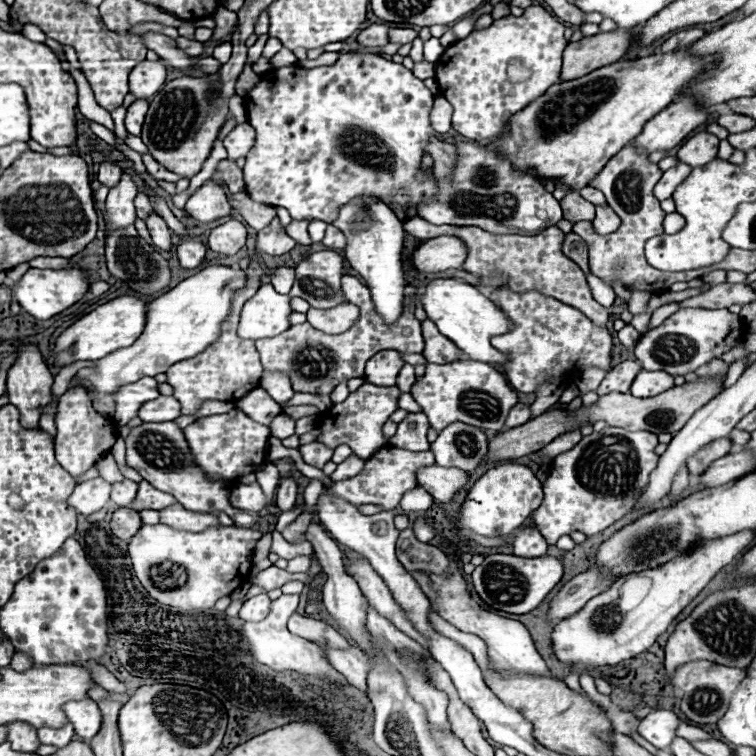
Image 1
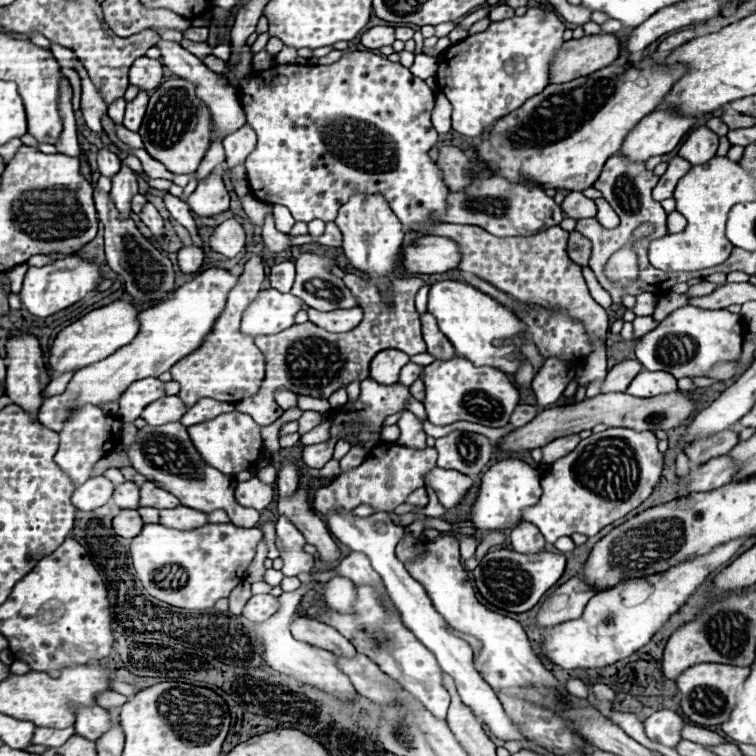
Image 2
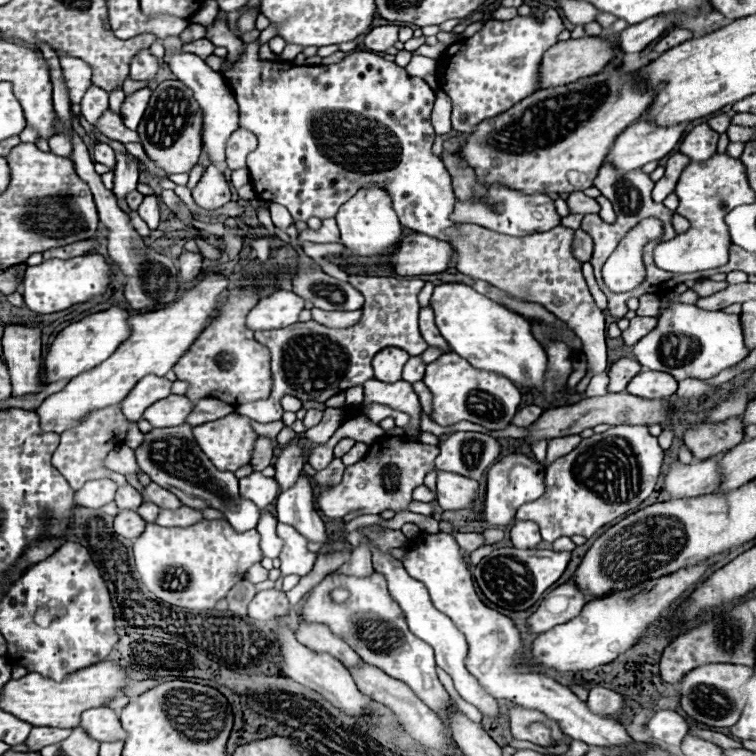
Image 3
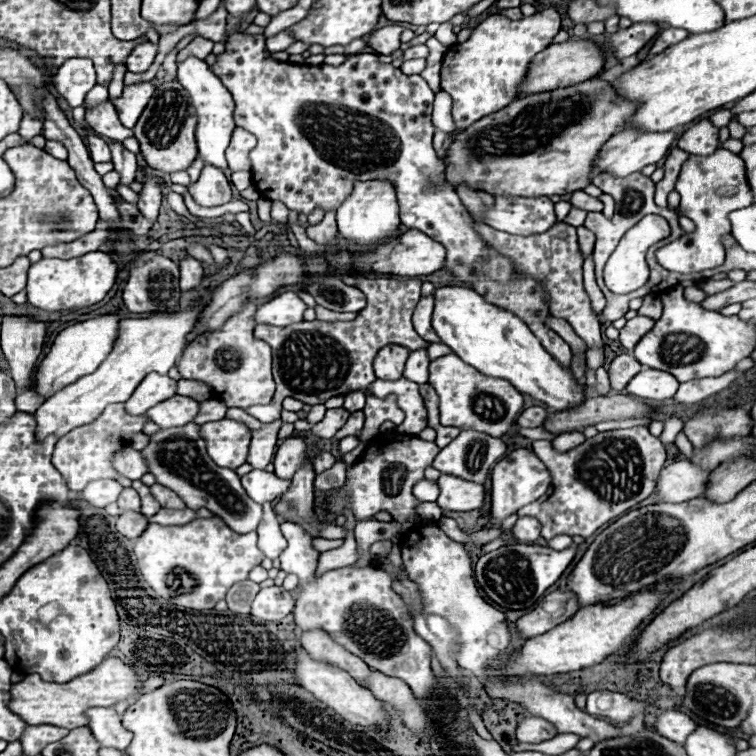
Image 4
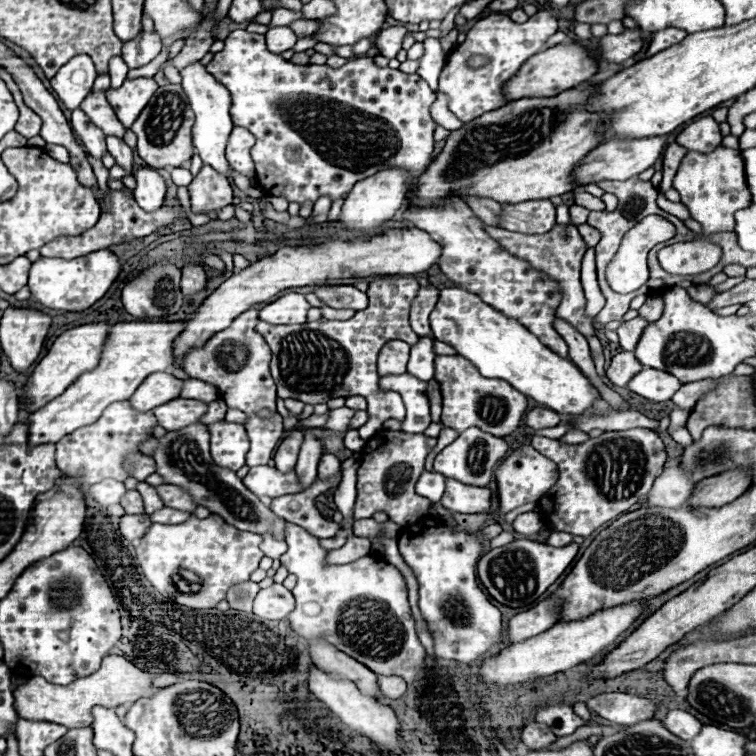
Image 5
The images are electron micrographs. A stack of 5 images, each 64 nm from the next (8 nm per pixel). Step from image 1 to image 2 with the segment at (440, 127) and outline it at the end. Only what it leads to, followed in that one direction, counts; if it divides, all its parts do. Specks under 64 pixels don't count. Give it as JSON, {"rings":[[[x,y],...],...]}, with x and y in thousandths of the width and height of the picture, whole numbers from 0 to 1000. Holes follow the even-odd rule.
{"rings":[[[579,124],[577,140],[571,146],[571,164],[579,177],[595,175],[595,151],[598,151],[598,138],[590,132],[587,124]]]}

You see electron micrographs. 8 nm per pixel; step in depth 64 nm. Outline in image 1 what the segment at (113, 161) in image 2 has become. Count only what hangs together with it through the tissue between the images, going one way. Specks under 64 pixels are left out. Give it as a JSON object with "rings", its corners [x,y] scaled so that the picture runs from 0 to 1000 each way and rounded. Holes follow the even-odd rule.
{"rings":[[[138,209],[138,214],[132,217],[132,228],[130,228],[132,243],[138,243],[143,249],[151,249],[159,241],[159,233],[161,233],[159,220],[153,214],[148,214],[146,209]]]}

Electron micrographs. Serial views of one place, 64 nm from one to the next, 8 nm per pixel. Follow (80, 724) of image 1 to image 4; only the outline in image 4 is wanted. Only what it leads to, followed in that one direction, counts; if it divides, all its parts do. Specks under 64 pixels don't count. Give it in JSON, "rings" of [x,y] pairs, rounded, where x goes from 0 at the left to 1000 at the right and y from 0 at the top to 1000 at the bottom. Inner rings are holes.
{"rings":[[[119,937],[114,939],[114,950],[116,963],[135,987],[151,987],[161,995],[167,992],[175,979],[175,968],[159,958],[159,947],[151,937]]]}

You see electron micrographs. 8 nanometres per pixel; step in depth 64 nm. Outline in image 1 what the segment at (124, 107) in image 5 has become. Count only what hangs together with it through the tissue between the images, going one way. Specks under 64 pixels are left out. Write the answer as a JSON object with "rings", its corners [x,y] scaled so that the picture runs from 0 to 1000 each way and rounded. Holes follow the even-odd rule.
{"rings":[[[180,132],[169,148],[167,148],[167,172],[177,180],[185,180],[185,172],[188,172],[188,161],[190,161],[190,153],[193,153],[193,146],[196,146],[196,135],[193,132]]]}

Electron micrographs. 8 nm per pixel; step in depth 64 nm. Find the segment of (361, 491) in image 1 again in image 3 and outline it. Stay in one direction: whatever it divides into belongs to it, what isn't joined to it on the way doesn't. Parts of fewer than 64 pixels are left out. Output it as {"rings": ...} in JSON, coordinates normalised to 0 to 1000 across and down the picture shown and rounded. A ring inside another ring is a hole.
{"rings":[[[503,577],[487,595],[479,611],[466,614],[455,622],[452,638],[426,648],[418,659],[421,672],[434,685],[452,685],[463,677],[503,680],[508,675],[532,677],[545,664],[548,646],[561,640],[561,630],[574,622],[574,608],[579,603],[579,590],[548,587],[534,579]]]}

